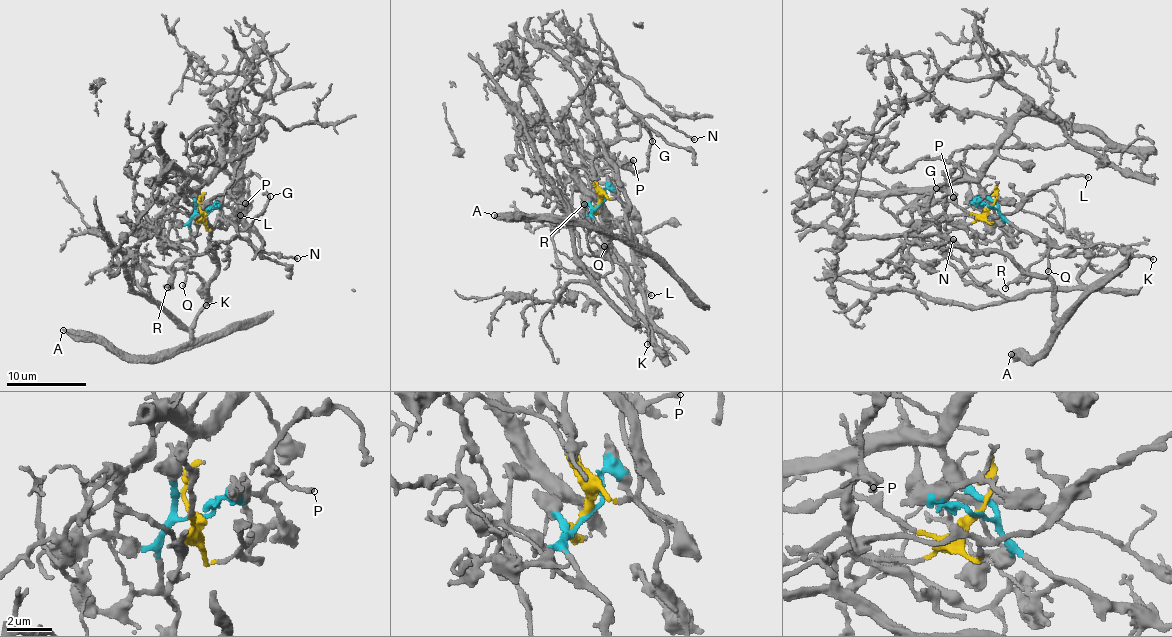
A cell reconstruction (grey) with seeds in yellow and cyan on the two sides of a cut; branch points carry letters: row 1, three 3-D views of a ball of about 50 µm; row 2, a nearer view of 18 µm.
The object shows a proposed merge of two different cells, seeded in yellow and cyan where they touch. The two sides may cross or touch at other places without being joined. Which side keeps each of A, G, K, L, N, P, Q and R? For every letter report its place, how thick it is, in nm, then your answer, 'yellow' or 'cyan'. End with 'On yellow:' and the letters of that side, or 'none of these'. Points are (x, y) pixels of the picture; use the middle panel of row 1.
A: at (494, 215); 420 nm thick; yellow
G: at (652, 141); 200 nm thick; yellow
K: at (647, 344); 140 nm thick; cyan
L: at (651, 295); 150 nm thick; yellow
N: at (694, 139); 160 nm thick; yellow
P: at (633, 160); 180 nm thick; yellow
Q: at (604, 246); 180 nm thick; cyan
R: at (584, 204); 140 nm thick; cyan
On yellow: A, G, L, N, P

